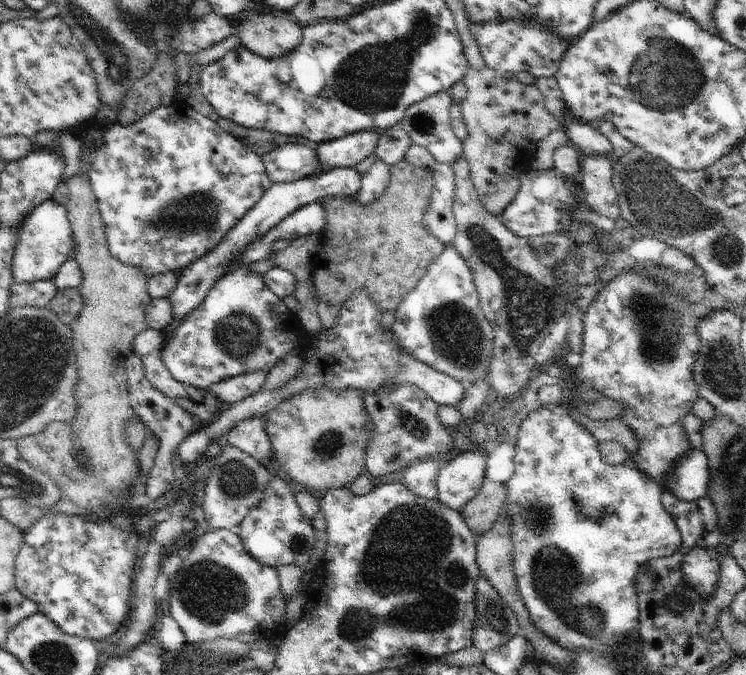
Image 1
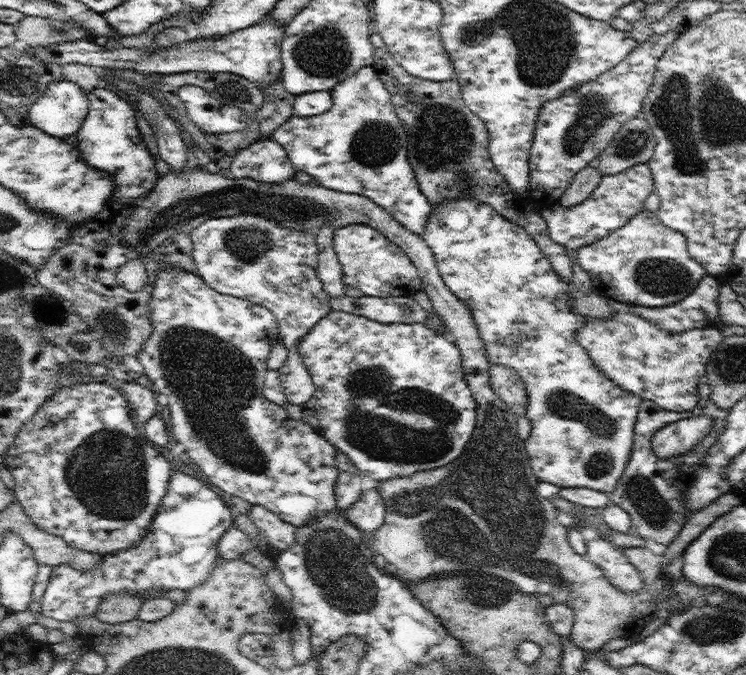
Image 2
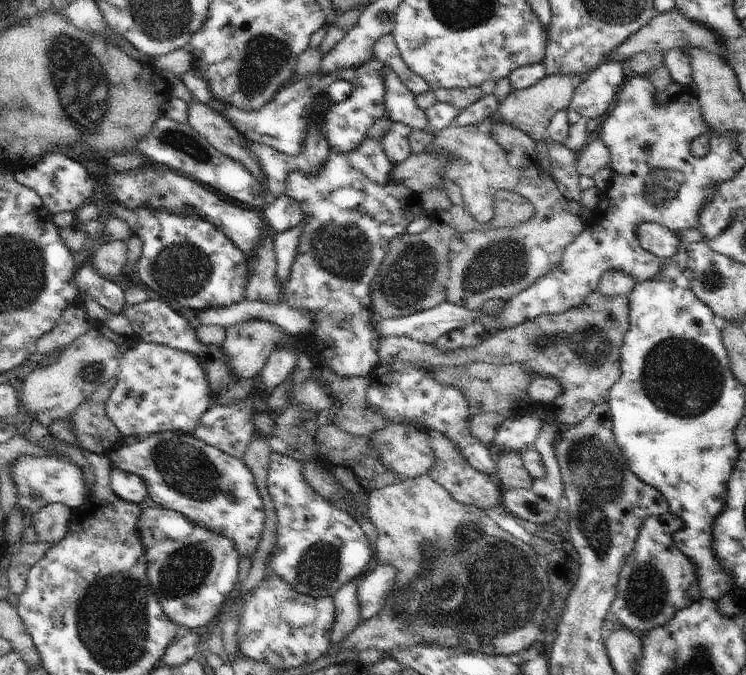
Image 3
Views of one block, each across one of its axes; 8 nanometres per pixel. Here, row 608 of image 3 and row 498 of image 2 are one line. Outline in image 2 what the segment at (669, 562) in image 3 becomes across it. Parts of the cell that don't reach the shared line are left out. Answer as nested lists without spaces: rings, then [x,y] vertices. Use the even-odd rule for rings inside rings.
[[[702,381],[699,384],[700,400],[692,410],[676,412],[669,411],[657,405],[650,399],[643,399],[639,406],[639,413],[634,429],[633,448],[630,463],[622,474],[616,490],[608,494],[611,503],[620,506],[630,516],[631,527],[635,533],[645,540],[652,539],[656,543],[668,546],[682,530],[688,519],[688,509],[684,505],[683,496],[688,490],[689,484],[693,481],[696,468],[702,464],[706,452],[718,442],[717,438],[725,430],[728,410],[718,408],[710,398],[710,385]],[[692,416],[709,416],[713,420],[710,432],[702,439],[698,446],[690,450],[690,454],[680,454],[670,460],[660,460],[652,452],[652,437],[658,429],[665,424],[678,422],[683,418]],[[636,528],[636,529],[635,529]]]

